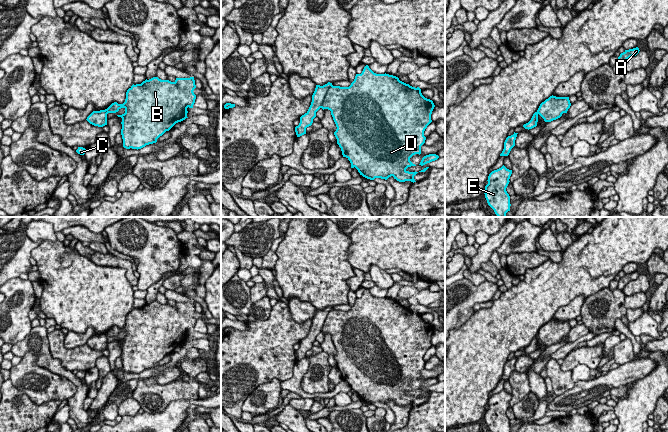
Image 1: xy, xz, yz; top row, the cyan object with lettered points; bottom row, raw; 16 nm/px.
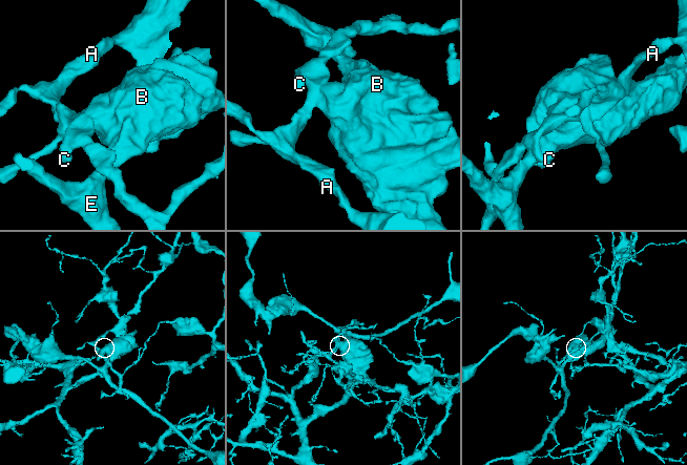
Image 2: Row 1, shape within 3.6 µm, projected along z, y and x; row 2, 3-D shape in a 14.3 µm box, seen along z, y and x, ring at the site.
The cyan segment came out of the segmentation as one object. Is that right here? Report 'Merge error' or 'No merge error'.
Merge error

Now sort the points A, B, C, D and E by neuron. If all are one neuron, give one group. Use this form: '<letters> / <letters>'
A C / B D E

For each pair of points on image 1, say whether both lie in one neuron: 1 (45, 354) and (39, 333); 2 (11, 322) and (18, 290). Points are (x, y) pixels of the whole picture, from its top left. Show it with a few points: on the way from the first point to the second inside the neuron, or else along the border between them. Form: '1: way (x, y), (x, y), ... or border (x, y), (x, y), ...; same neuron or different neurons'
1: way (41, 349), (38, 345), (38, 338); same neuron
2: way (13, 314), (18, 298); same neuron

